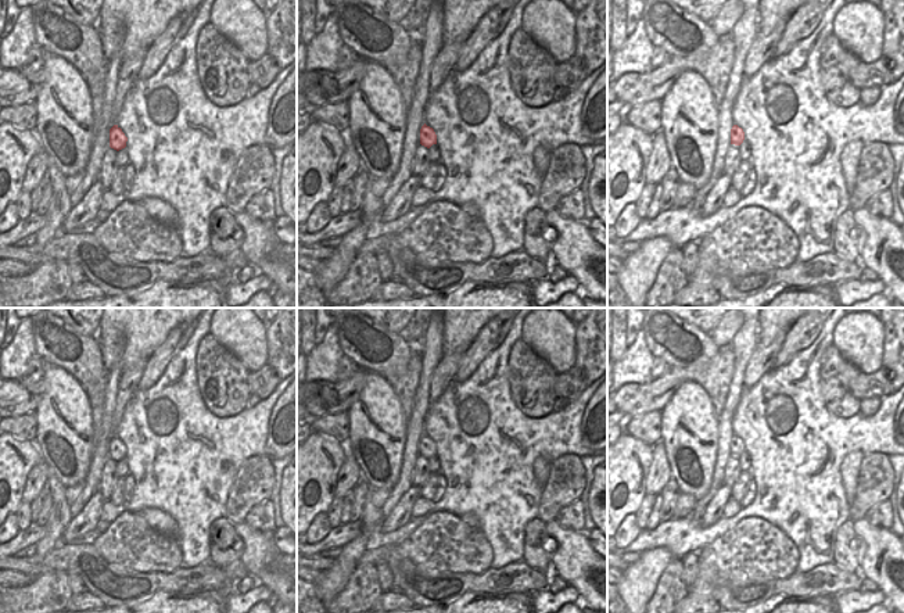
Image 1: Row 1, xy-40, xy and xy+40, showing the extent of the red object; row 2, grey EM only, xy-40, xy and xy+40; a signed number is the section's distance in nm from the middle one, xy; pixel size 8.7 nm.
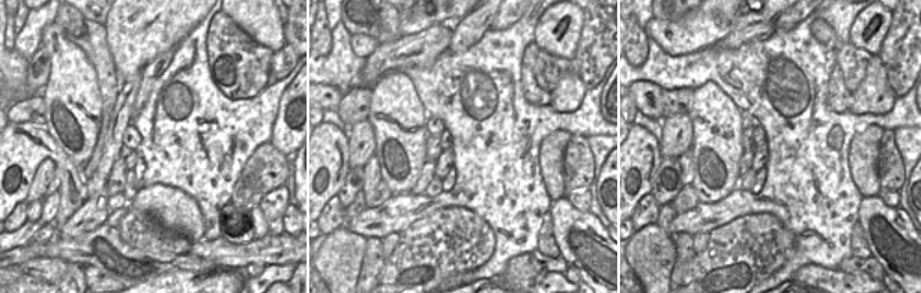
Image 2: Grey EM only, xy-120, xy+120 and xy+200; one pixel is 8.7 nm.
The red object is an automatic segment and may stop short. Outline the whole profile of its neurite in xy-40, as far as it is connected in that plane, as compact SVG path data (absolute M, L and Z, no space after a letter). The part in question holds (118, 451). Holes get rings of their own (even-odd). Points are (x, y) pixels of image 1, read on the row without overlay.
M118 435L110 440L110 458L119 462L126 458L128 448Z

